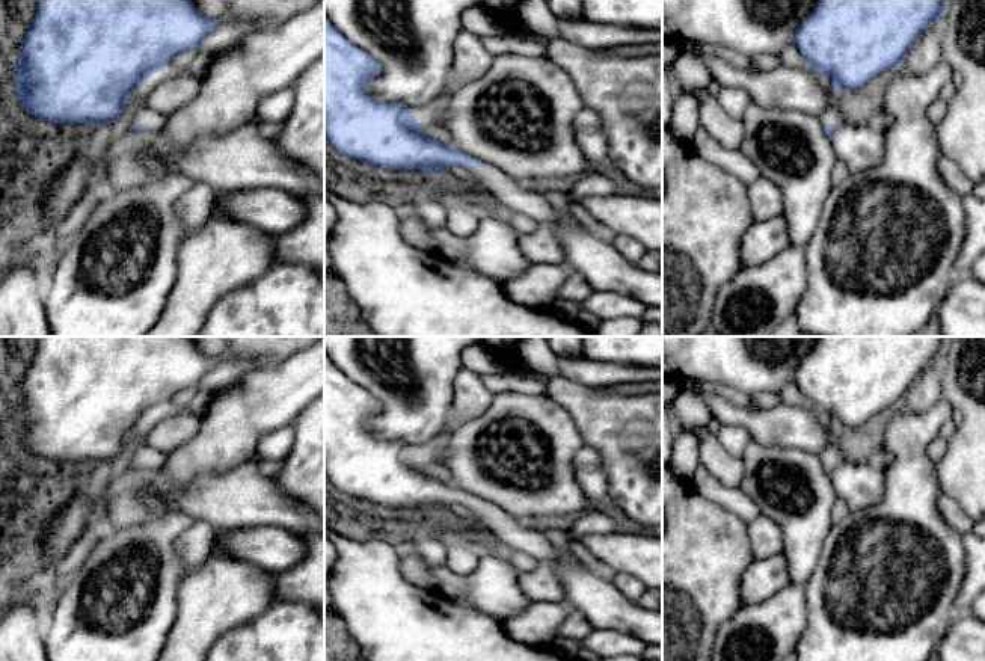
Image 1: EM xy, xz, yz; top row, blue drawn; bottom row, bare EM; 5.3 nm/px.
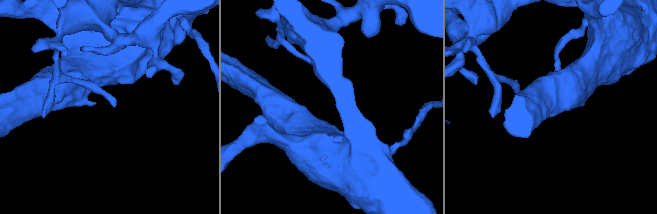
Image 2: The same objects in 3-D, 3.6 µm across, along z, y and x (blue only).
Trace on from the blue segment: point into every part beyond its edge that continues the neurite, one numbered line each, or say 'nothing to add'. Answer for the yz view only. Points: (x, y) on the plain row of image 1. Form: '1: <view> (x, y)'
1: yz (833, 453)

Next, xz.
1: xz (501, 524)

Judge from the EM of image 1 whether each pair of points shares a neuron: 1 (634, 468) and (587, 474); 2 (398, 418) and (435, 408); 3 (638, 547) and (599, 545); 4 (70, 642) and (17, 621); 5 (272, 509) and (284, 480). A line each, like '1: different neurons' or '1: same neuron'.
1: different neurons
2: same neuron
3: same neuron
4: different neurons
5: different neurons

